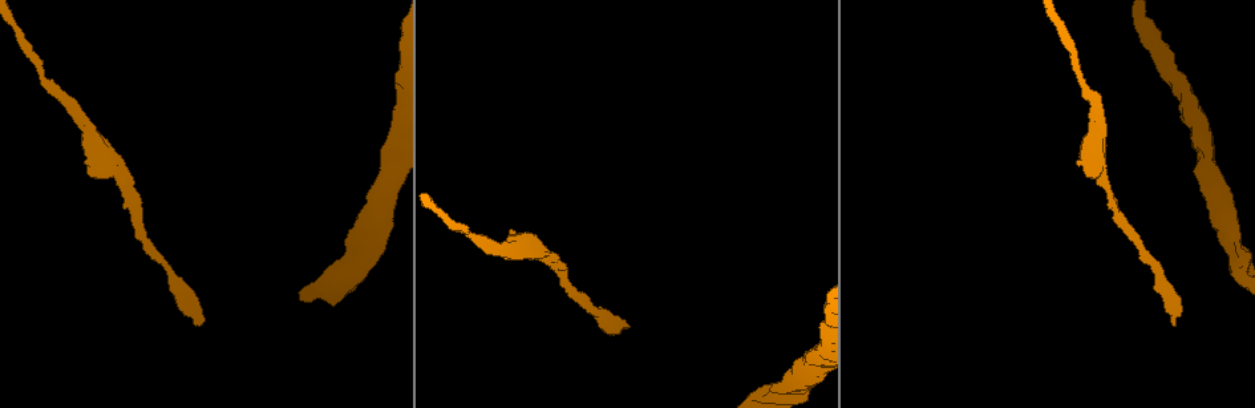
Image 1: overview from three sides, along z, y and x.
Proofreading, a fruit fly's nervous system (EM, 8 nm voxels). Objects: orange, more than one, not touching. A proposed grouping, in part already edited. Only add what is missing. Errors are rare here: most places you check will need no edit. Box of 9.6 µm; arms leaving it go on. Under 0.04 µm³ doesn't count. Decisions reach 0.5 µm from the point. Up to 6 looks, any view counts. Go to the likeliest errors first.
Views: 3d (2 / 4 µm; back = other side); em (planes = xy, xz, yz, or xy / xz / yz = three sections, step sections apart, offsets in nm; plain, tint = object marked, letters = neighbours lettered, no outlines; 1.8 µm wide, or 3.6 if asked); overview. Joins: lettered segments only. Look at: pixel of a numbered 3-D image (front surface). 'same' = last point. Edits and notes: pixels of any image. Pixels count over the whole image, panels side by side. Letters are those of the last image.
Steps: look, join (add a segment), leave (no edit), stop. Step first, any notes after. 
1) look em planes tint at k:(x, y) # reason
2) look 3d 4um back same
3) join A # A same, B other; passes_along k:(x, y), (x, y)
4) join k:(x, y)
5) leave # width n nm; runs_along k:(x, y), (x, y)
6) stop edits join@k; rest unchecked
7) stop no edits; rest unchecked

look em planes letters at 1:(200, 322) # an open end

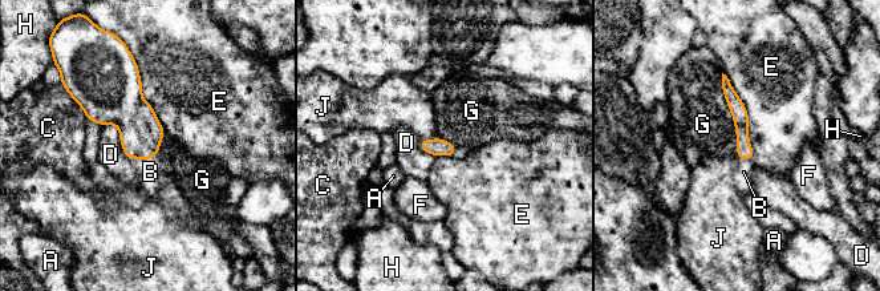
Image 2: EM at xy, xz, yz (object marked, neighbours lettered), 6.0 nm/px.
join B # longest_contact E 550 nm; A other, B same, C other, D other, E other, F other, G other, H other, J other; it goes on there

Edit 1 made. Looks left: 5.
look overview

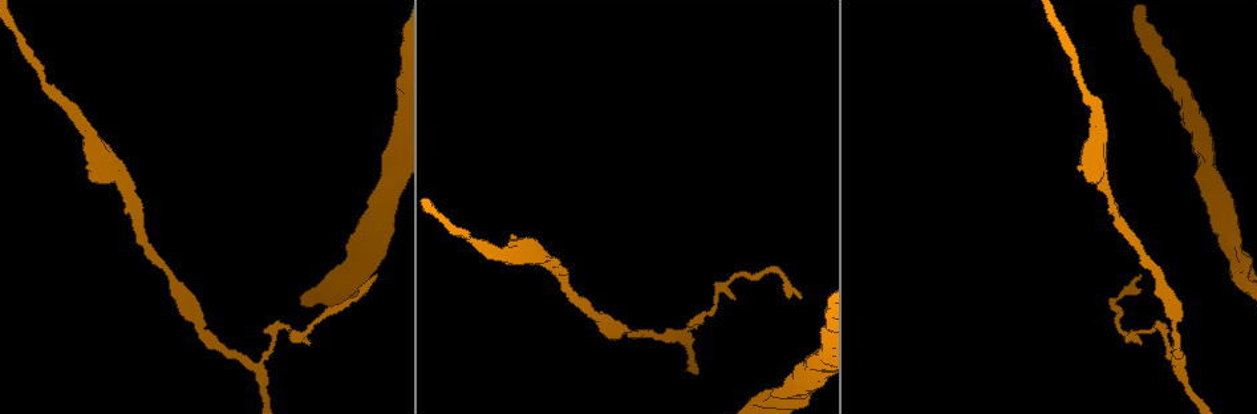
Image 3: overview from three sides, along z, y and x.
look em planes letters at 3:(377, 274) # tapers out

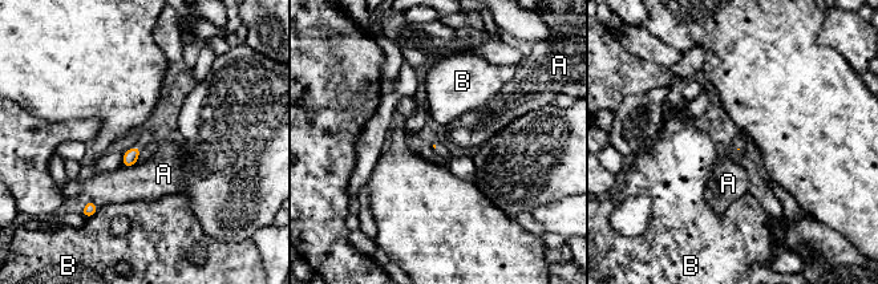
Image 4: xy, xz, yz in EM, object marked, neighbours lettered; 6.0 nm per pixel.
leave # A other, B other; border 4:(137, 161), (130, 166), (122, 167); no lettered segment goes on from it

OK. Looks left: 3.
look 3d 4um at 3:(774, 397) # branch stops here

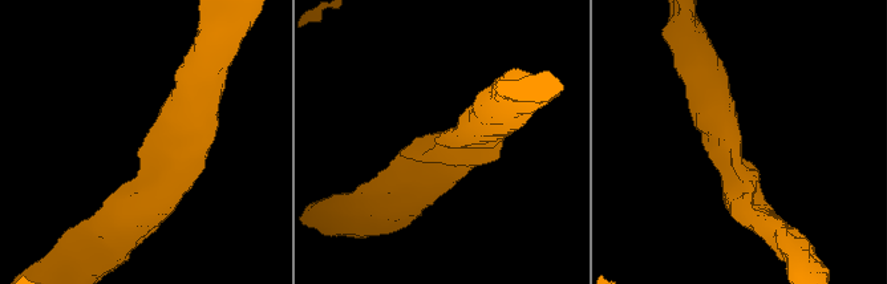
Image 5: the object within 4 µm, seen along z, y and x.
look em planes letters at 5:(438, 144)

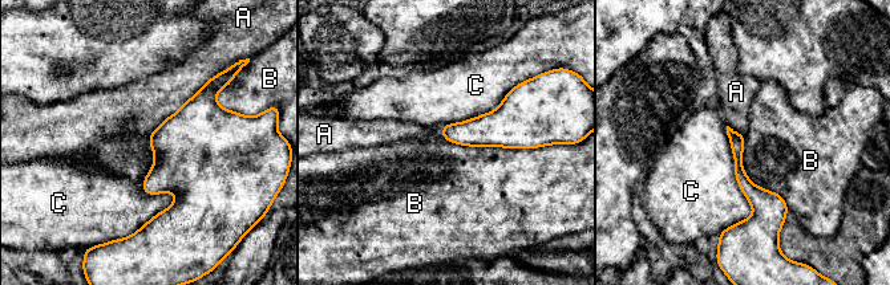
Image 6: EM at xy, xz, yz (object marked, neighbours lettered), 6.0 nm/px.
leave # longest_contact C 650 nm; A other, B other, C other; runs_along 6:(729, 131), (759, 218); no lettered segment goes on from it

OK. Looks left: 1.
stop edits join@2; rest unchecked

